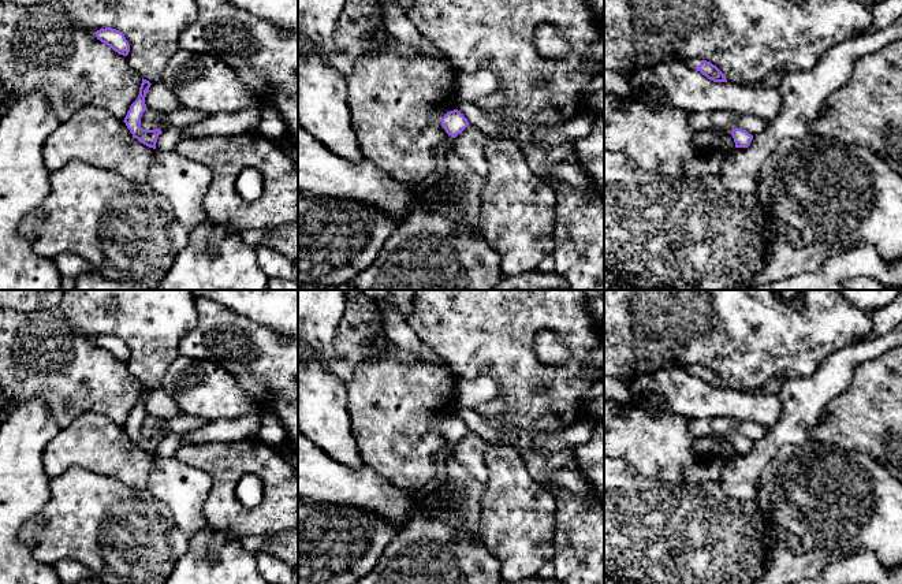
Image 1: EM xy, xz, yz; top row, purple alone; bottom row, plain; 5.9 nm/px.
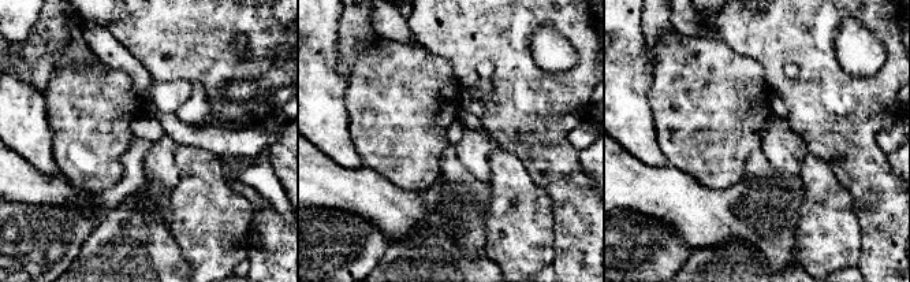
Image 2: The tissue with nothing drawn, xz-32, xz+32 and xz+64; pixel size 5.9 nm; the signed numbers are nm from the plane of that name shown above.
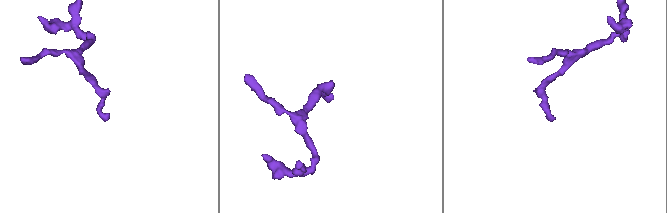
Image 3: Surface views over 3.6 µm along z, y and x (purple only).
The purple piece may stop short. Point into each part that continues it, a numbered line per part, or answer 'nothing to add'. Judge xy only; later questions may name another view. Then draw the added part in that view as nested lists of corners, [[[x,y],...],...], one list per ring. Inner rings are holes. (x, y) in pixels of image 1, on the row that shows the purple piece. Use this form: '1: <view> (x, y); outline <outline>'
nothing to add

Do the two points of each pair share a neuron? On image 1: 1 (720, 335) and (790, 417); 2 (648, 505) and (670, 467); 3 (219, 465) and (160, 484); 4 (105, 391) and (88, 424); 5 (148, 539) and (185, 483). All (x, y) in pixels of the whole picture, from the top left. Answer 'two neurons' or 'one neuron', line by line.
1: two neurons
2: two neurons
3: two neurons
4: two neurons
5: two neurons

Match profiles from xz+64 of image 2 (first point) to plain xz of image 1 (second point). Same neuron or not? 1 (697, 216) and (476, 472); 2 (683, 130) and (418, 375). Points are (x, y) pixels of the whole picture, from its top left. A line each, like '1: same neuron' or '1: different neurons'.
1: different neurons
2: same neuron

